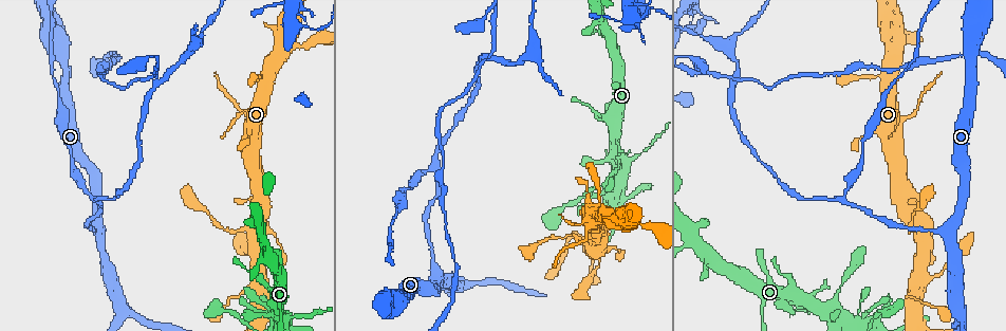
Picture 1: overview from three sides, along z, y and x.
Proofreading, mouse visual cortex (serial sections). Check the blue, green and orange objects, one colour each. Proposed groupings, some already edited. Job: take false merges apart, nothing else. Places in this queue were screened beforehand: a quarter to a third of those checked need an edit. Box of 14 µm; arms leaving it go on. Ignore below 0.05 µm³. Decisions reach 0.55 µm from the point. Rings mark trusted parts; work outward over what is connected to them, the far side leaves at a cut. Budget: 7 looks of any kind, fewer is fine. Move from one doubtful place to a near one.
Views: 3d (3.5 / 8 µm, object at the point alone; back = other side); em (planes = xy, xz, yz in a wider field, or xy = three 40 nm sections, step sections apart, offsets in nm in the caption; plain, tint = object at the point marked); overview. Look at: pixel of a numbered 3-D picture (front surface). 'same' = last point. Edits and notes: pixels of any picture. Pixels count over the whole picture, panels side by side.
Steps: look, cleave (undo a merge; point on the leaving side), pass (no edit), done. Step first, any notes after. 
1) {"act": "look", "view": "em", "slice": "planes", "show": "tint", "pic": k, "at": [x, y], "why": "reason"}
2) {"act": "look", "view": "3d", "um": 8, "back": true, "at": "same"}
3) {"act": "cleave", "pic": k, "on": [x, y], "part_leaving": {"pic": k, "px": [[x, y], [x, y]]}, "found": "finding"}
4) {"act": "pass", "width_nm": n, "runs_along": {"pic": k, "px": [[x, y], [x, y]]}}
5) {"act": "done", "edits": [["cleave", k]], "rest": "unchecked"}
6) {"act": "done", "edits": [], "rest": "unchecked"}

{"act": "look", "view": "em", "slice": "xy", "step": 5, "show": "tint", "pic": 1, "at": [468, 285], "why": "branch point"}

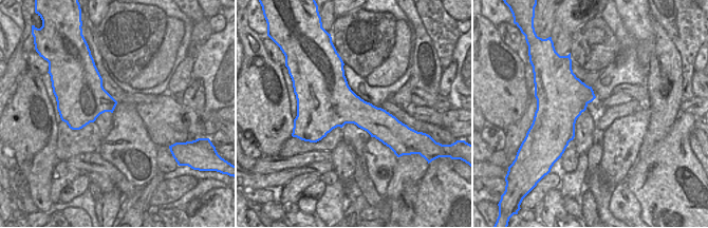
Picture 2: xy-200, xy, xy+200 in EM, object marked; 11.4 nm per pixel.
{"act": "look", "view": "3d", "um": 3.5, "back": true, "at": "same", "why": "see where the arms go"}

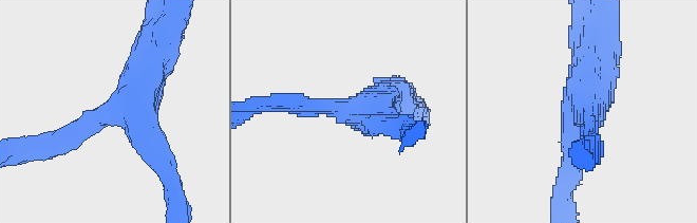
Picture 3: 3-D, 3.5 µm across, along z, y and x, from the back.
{"act": "pass", "found": "continuous, no second cell"}

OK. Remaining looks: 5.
{"act": "look", "view": "3d", "um": 3.5, "pic": 1, "at": [913, 290], "why": "sharp bend"}

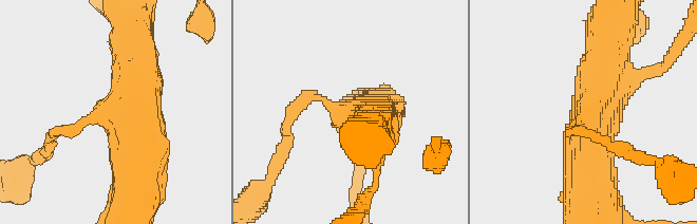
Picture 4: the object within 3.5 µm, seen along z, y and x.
{"act": "look", "view": "em", "slice": "xy", "step": 2, "show": "tint", "pic": 4, "at": [110, 111], "why": "need the tissue"}

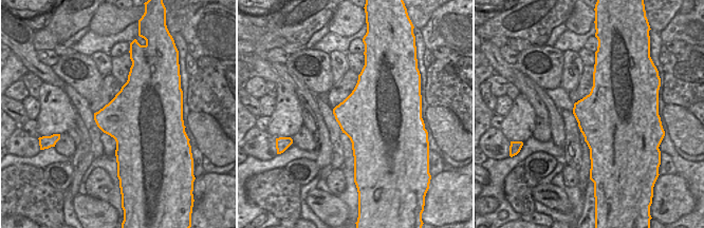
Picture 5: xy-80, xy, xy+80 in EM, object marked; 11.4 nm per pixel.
{"act": "pass", "runs_along": {"pic": 4, "px": [[135, 68], [135, 110], [54, 132]]}, "found": "all the same cell"}

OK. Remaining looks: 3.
{"act": "look", "view": "3d", "um": 3.5, "pic": 1, "at": [278, 317], "why": "sharp bend"}

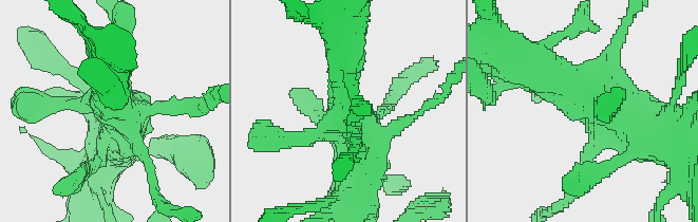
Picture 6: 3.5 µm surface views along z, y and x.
{"act": "look", "view": "em", "slice": "planes", "show": "tint", "pic": 6, "at": [117, 111]}

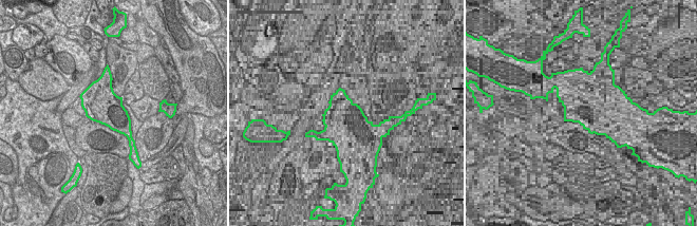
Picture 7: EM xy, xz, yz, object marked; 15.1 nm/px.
{"act": "look", "view": "em", "slice": "xy", "step": 3, "show": "tint", "at": "same"}

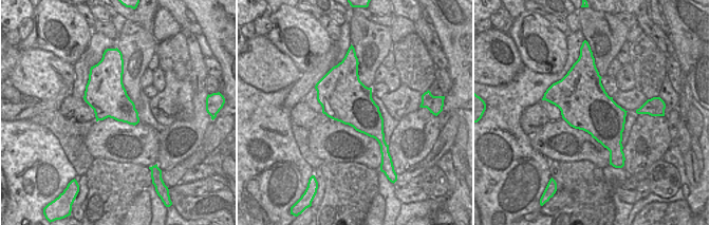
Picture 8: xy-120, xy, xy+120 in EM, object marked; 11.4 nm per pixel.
{"act": "cleave", "pic": 6, "on": [185, 106], "part_leaving": {"pic": 6, "px": [[155, 110], [207, 106], [214, 93]]}, "found": "a second cell is stuck on"}

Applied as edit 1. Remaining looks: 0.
{"act": "done", "edits": [["cleave", 6]], "rest": "unchecked"}

